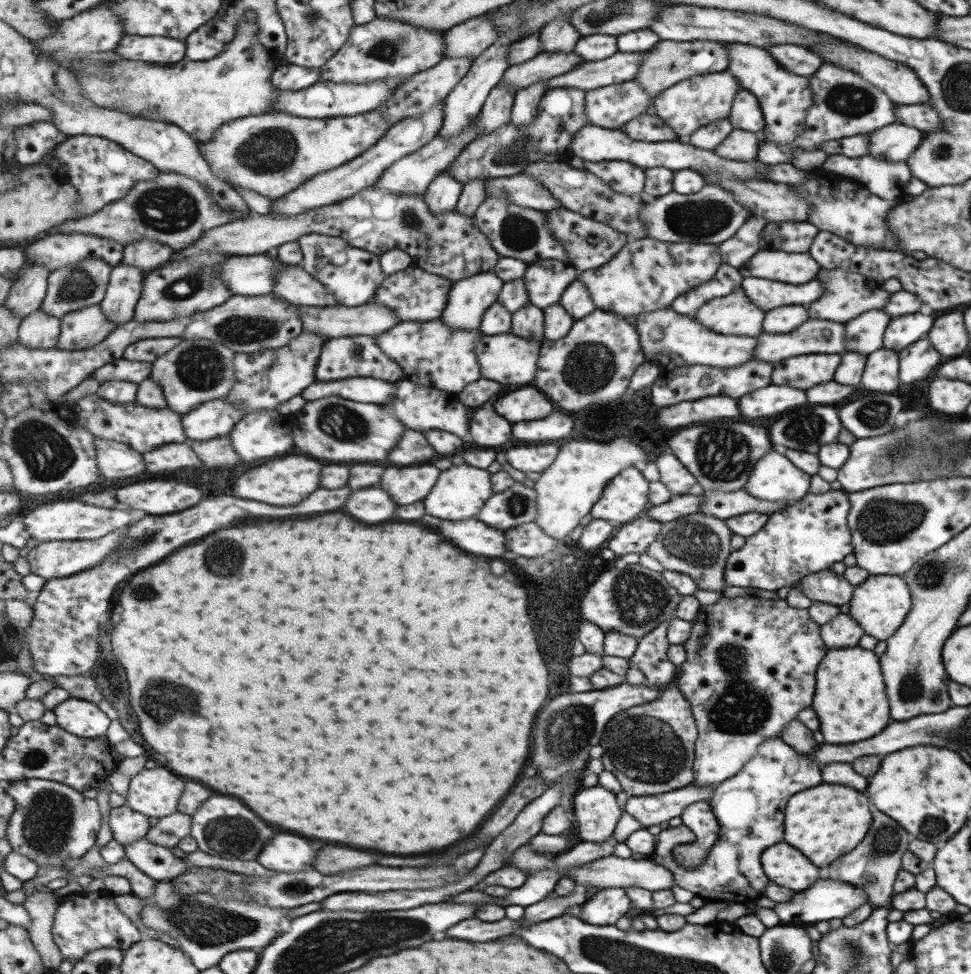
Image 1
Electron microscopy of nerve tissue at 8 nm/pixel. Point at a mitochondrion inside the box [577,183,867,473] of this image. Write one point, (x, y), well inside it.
(697, 220)

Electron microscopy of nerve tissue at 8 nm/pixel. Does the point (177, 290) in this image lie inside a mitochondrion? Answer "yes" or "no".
yes

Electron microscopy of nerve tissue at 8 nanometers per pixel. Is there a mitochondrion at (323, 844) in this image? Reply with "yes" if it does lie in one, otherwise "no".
no

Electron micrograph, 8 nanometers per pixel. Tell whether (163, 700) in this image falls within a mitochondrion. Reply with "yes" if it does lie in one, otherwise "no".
yes

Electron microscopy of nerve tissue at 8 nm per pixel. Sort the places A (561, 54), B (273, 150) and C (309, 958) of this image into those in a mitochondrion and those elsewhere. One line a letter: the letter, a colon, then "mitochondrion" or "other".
A: other
B: mitochondrion
C: mitochondrion

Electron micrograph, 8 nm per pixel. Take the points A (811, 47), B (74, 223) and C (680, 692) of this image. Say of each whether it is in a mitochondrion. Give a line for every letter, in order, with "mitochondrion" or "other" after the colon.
A: other
B: other
C: other

